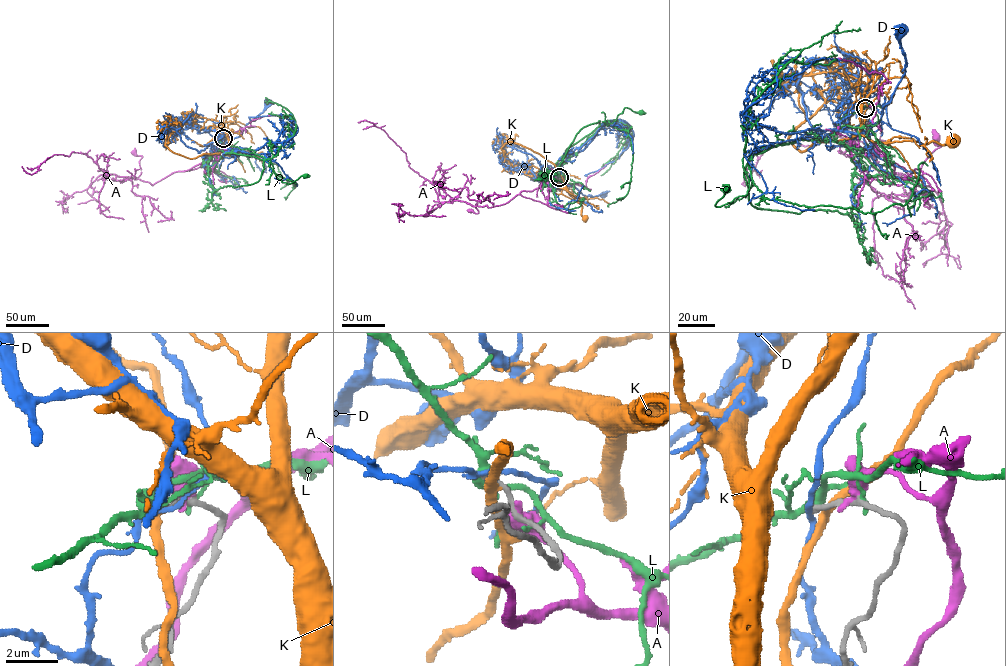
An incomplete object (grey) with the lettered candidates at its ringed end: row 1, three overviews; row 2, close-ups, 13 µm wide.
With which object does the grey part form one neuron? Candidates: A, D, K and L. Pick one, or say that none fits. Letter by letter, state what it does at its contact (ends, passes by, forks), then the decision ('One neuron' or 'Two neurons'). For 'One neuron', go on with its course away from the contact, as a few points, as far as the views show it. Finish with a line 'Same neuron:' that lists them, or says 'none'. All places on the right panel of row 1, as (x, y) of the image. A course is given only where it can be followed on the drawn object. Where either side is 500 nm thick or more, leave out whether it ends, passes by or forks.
A: Two neurons
D: It passes by. Two neurons
K: It passes by. Two neurons
L: It forks there. Two neurons
Same neuron: none

